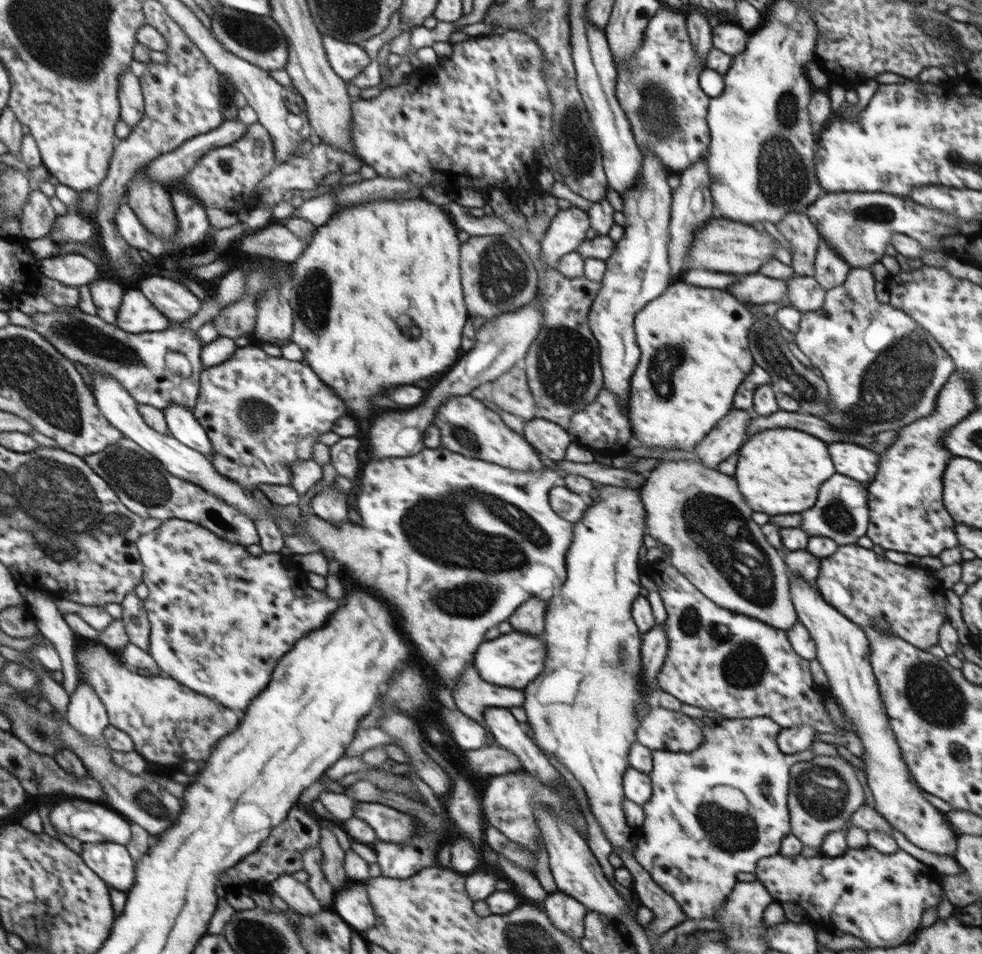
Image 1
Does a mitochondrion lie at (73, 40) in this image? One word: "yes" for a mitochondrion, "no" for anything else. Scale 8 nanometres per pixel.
yes

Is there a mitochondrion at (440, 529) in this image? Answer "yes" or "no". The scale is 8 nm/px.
yes

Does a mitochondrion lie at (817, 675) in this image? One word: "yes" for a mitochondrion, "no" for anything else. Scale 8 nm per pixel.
no

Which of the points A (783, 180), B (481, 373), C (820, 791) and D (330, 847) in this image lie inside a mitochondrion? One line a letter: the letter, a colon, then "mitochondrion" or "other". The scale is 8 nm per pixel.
A: mitochondrion
B: other
C: mitochondrion
D: other

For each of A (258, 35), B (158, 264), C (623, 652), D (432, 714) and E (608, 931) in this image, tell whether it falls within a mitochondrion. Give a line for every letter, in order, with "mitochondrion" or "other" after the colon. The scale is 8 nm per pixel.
A: mitochondrion
B: other
C: mitochondrion
D: other
E: other

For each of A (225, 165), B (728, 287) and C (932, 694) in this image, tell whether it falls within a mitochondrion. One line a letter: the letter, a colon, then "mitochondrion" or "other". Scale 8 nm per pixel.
A: mitochondrion
B: other
C: mitochondrion

